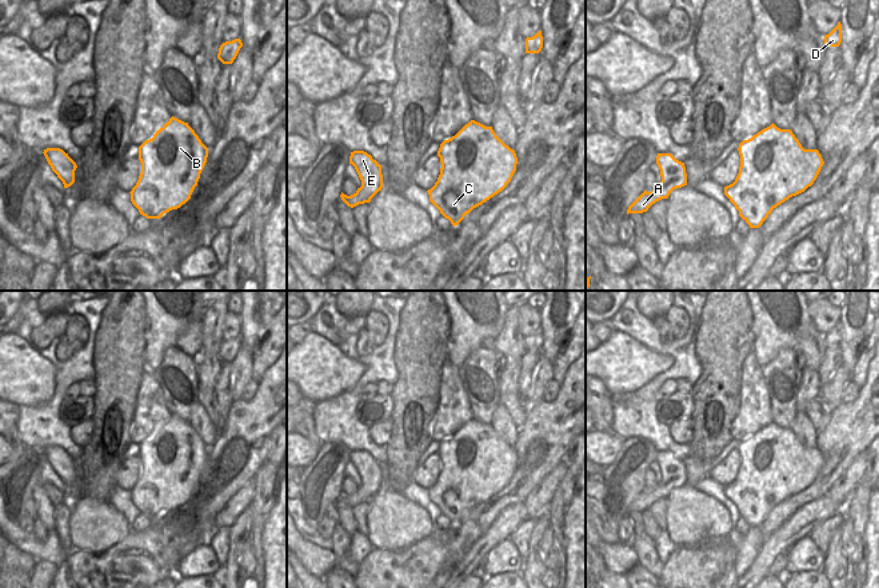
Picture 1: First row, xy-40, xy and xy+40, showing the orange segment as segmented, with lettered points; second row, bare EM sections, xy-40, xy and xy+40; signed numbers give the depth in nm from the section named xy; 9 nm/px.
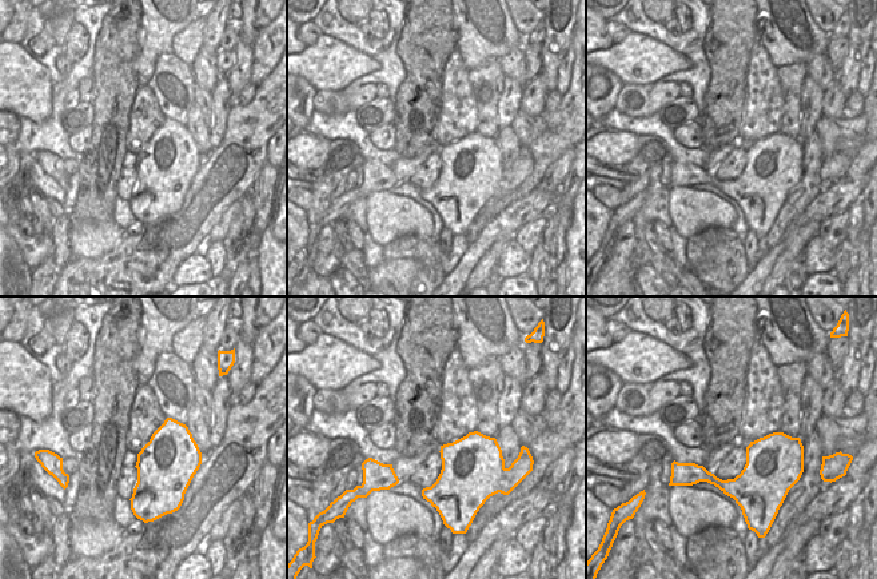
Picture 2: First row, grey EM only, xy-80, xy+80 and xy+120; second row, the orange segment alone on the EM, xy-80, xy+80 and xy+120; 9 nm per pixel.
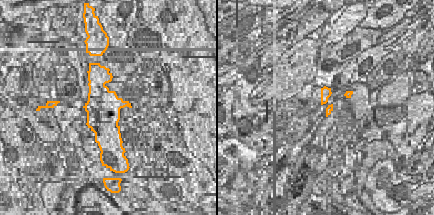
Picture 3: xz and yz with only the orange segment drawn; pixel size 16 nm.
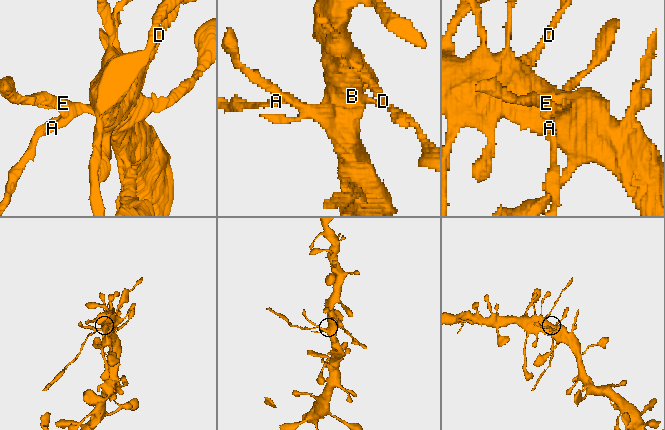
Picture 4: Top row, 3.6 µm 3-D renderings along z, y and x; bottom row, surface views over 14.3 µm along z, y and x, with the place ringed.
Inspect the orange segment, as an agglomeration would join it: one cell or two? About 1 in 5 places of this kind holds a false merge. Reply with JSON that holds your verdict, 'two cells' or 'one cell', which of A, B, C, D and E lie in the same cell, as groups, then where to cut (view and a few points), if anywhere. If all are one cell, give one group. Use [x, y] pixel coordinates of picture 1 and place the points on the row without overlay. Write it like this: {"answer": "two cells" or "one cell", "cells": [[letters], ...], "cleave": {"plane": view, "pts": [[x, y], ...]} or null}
{"answer": "two cells", "cells": [["A"], ["B", "C", "D", "E"]], "cleave": {"plane": "xy", "pts": [[360, 486], [364, 486], [374, 494]]}}

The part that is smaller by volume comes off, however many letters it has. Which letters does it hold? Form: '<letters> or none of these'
A.

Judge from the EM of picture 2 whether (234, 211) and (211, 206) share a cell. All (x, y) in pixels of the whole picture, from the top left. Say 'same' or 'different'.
different

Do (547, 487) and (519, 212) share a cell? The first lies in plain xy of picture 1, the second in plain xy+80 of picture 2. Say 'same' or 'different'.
different

